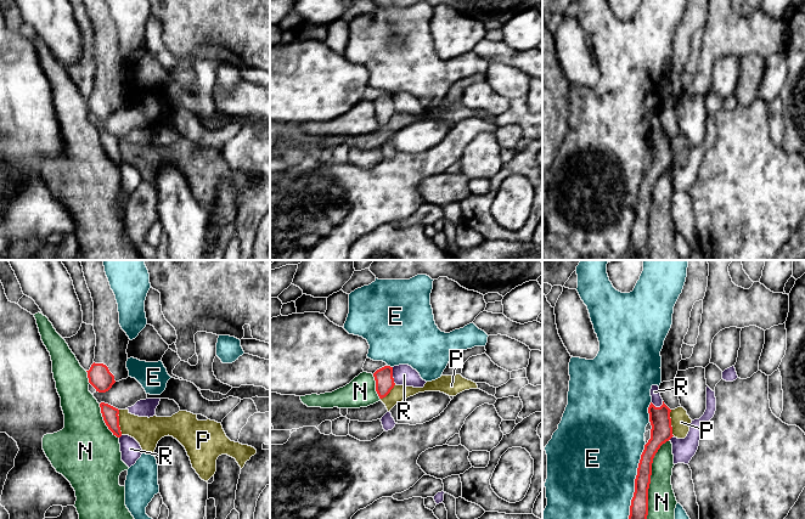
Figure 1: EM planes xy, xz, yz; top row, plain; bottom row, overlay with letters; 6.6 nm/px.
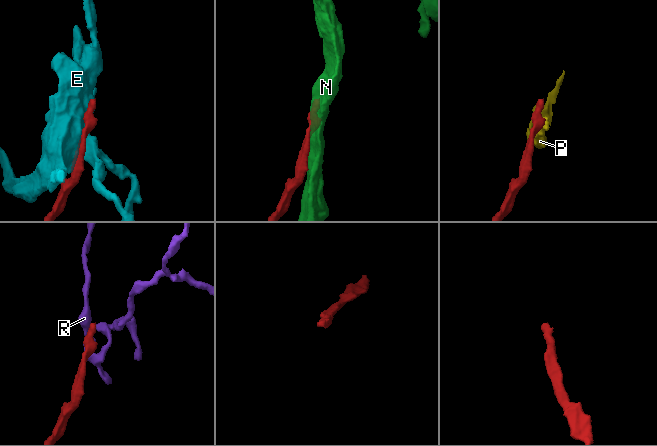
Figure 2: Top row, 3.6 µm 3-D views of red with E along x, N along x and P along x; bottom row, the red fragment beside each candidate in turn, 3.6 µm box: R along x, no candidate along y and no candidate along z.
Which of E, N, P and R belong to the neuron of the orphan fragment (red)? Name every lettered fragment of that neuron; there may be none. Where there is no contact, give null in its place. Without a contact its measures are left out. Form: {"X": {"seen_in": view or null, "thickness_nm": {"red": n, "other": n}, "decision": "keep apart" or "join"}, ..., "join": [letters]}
{"E": {"seen_in": "yz", "thickness_nm": {"red": 130, "other": 500}, "decision": "keep apart"}, "N": {"seen_in": "yz", "thickness_nm": {"red": 130, "other": 190}, "decision": "keep apart"}, "P": {"seen_in": "yz", "thickness_nm": {"red": 140, "other": 130}, "decision": "keep apart"}, "R": {"seen_in": "xz", "thickness_nm": {"red": 130, "other": 140}, "decision": "keep apart"}, "join": []}

